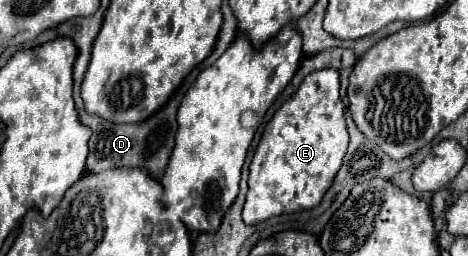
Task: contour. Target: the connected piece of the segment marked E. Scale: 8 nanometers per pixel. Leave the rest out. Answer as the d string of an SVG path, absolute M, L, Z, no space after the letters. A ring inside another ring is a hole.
M319 70L309 74L263 130L249 168L249 192L243 208L245 222L257 224L285 212L315 208L321 202L339 172L347 150L349 134L343 114L345 106L339 98L339 72ZM313 122L315 128L311 128ZM297 124L303 126L303 130L281 130Z

